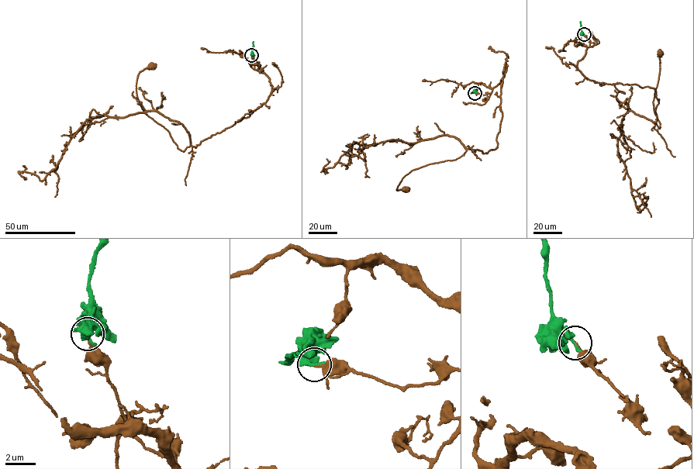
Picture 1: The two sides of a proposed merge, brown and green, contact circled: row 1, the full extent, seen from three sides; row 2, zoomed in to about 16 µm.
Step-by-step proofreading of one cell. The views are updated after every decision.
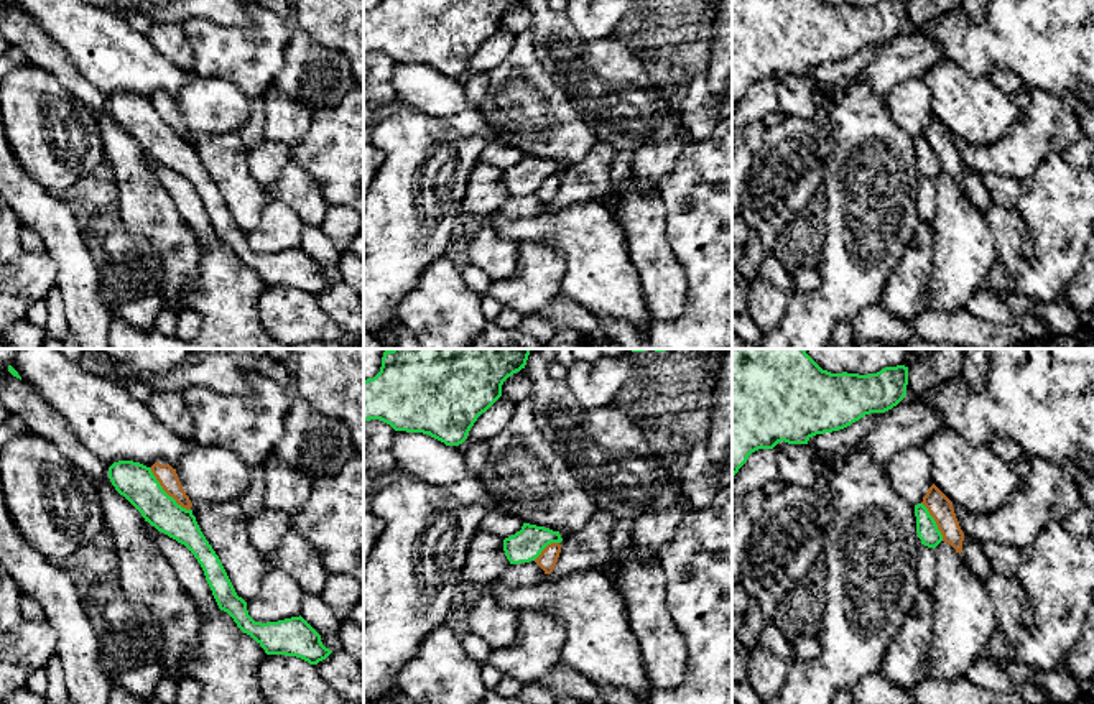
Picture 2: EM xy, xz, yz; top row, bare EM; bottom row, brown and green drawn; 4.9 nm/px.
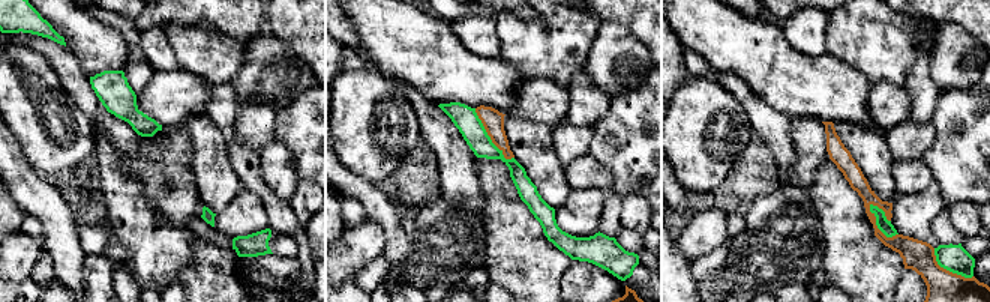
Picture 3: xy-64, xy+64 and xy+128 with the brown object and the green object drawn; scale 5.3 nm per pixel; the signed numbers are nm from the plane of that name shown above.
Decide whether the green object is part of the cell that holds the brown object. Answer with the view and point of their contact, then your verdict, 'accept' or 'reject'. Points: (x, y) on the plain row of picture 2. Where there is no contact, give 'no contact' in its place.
meets brown in xy at (166, 124); reject

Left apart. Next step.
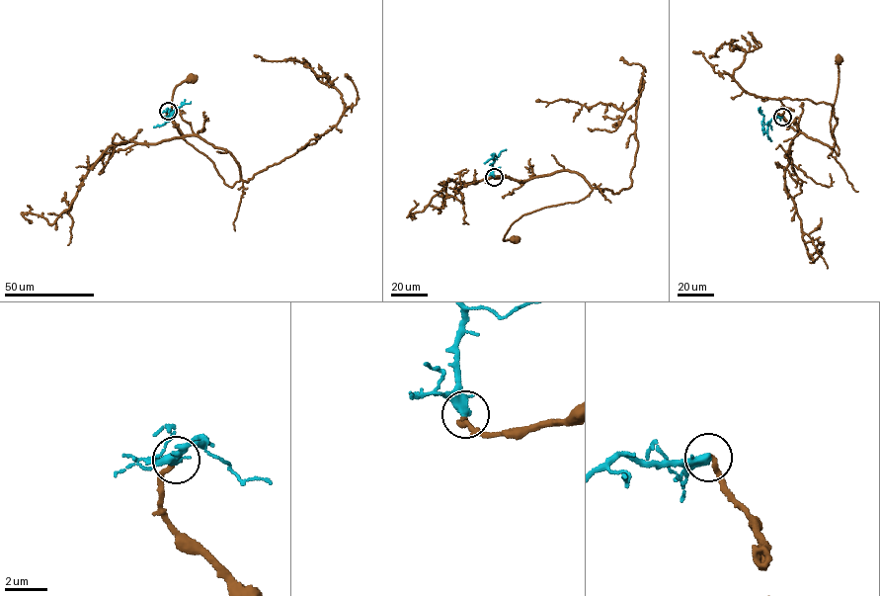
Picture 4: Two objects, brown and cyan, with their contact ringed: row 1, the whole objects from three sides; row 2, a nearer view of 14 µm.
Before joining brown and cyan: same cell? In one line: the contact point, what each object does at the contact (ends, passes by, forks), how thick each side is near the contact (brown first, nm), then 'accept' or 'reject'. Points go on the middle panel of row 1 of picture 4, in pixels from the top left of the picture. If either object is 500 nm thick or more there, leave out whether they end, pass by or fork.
place (494, 177); brown ends; cyan ends; calibres 220 and 480 nm; accept

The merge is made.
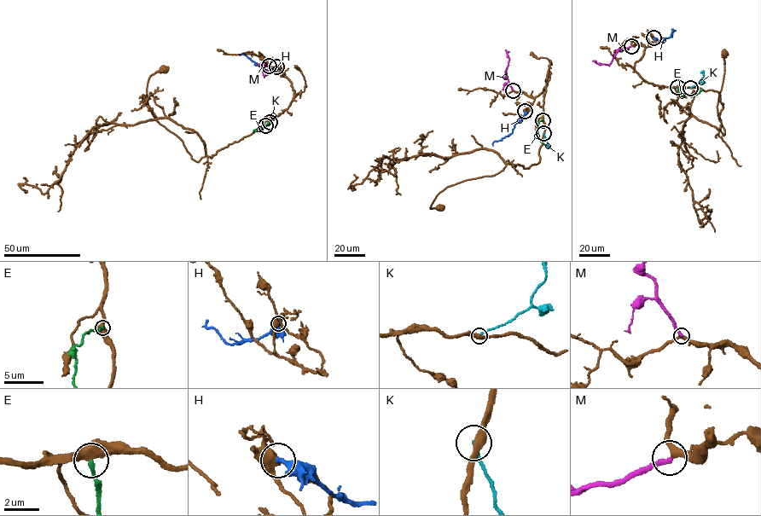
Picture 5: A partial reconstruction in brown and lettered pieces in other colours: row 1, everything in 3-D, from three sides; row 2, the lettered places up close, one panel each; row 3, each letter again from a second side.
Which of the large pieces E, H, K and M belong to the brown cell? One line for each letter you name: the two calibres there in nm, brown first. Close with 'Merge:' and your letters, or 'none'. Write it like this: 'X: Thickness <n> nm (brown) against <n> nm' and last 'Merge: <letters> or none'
M: Thickness 280 nm (brown) against 280 nm
Merge: M

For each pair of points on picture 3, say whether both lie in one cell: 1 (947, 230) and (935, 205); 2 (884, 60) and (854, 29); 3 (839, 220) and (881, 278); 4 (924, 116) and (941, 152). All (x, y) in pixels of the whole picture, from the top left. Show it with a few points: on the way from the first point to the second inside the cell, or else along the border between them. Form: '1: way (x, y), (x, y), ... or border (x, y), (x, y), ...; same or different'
1: border (945, 205), (932, 221), (933, 239); different
2: way (879, 53), (861, 35); same
3: way (846, 235), (849, 247), (866, 263); same
4: border (942, 92), (930, 120); different

